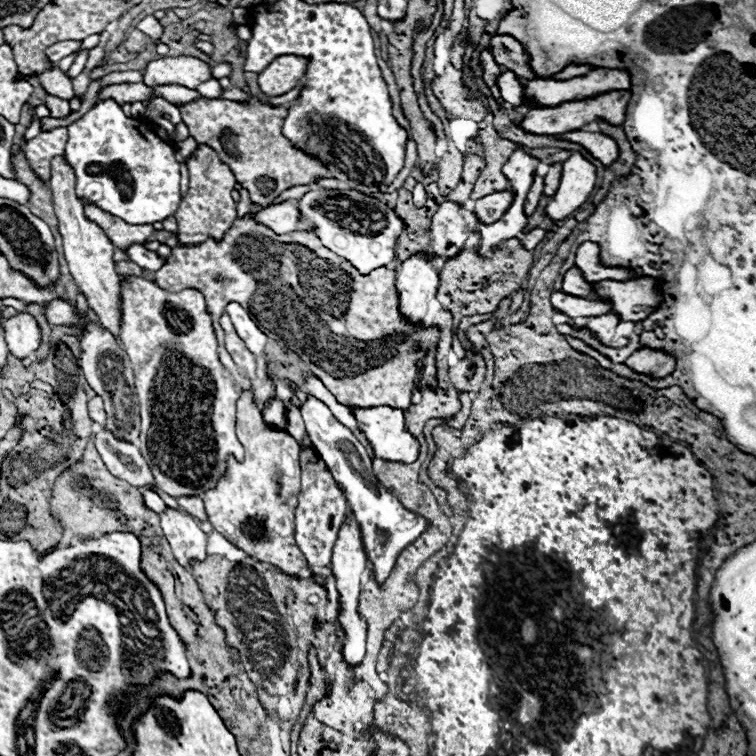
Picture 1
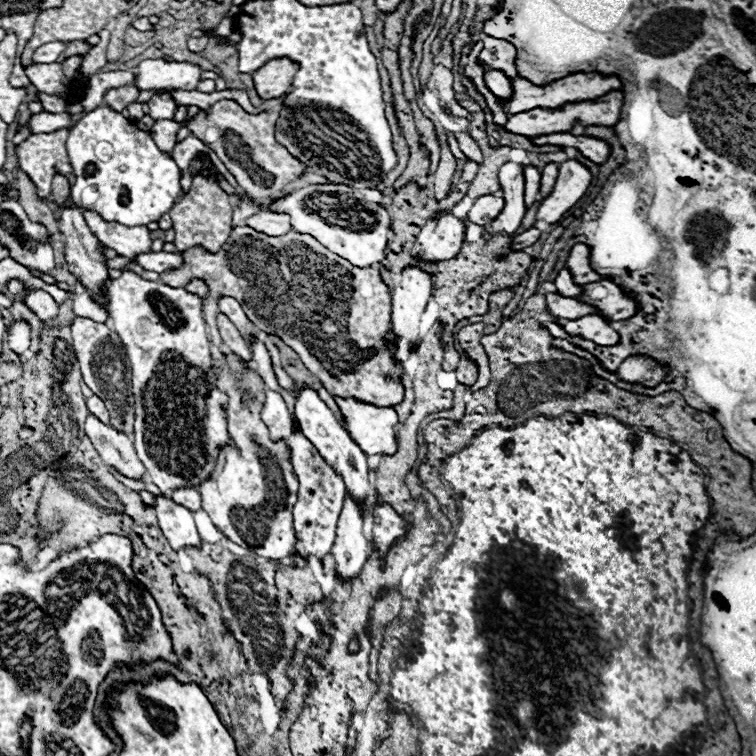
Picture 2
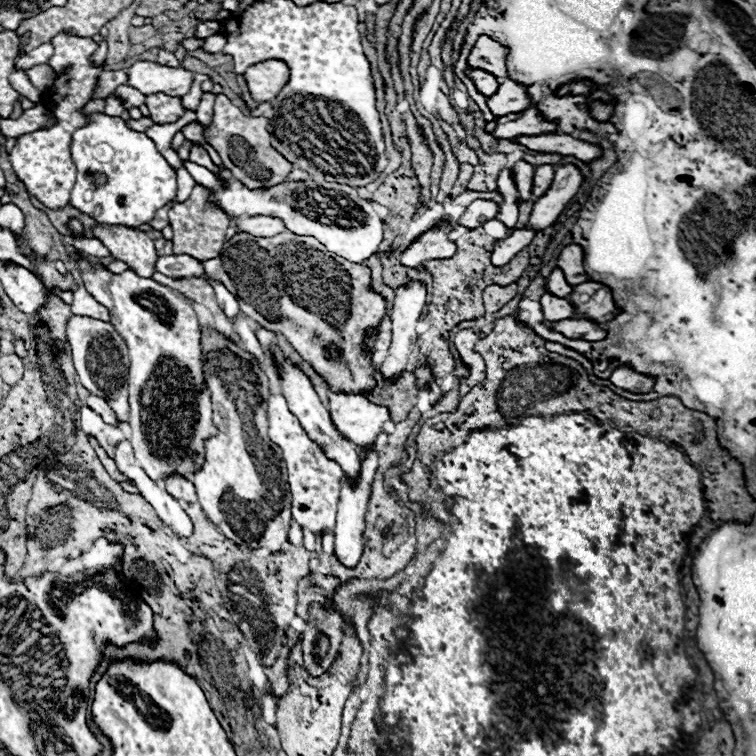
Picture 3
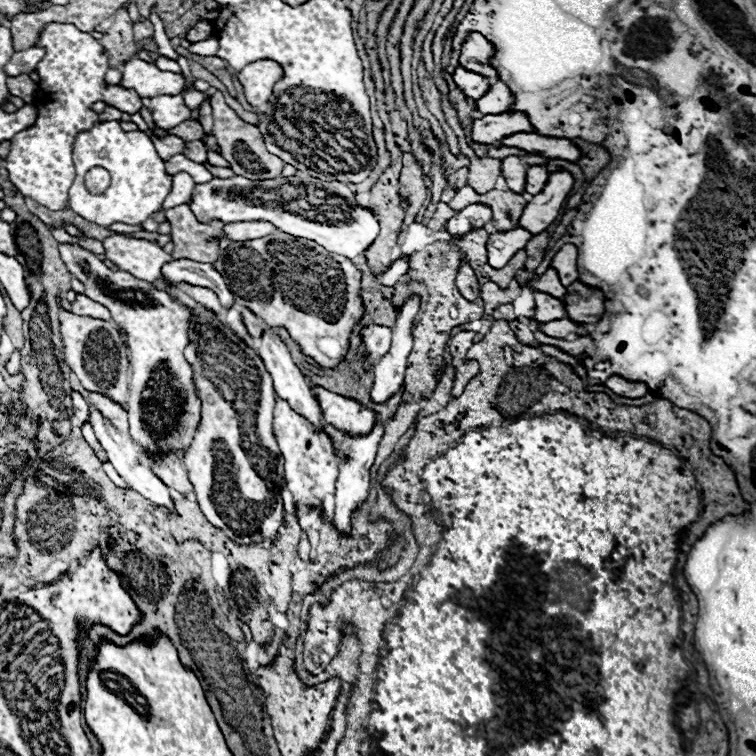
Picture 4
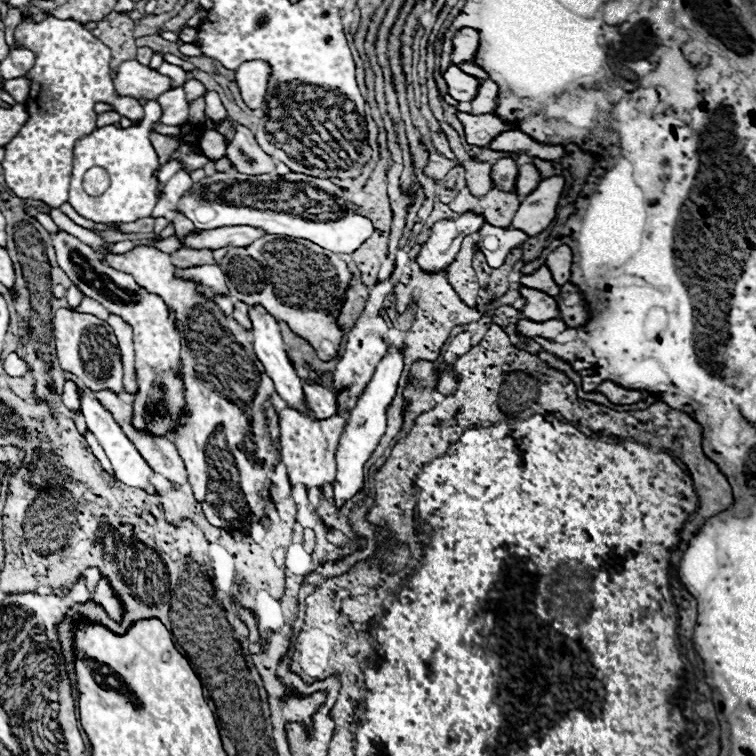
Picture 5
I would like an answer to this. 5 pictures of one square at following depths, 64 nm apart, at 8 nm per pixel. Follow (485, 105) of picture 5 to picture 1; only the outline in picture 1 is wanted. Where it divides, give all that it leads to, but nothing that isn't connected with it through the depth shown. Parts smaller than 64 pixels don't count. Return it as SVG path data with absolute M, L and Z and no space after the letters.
M596 68L584 76L572 80L526 80L524 100L536 106L556 106L568 100L584 100L588 96L598 96L600 92L610 92L612 88L630 88L630 74L624 70Z

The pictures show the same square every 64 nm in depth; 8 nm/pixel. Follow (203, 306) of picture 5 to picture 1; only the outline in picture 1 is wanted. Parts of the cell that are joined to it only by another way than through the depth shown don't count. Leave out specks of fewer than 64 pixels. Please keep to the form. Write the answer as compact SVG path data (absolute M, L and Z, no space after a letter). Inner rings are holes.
M86 206L84 214L88 216L88 220L92 220L94 224L98 224L102 228L102 232L108 236L108 240L114 244L114 248L126 252L128 246L132 244L148 244L150 234L154 232L154 228L150 224L140 224L140 226L132 226L132 224L124 224L124 220L116 220L116 216L108 216L106 212L100 212L100 208L96 206ZM240 390L240 398L236 400L236 436L244 446L244 460L238 462L234 456L228 456L226 474L218 480L214 490L204 492L202 500L208 520L224 538L240 546L256 560L276 564L286 574L298 574L300 570L308 568L308 562L294 540L294 512L298 506L298 492L300 492L300 464L298 464L300 446L286 432L274 432L264 424L260 410L254 402L252 390Z

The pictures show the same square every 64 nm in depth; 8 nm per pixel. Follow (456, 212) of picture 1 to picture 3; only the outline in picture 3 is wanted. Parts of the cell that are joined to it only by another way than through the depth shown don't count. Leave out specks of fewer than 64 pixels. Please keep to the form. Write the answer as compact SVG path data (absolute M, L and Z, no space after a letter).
M446 224L442 228L434 228L426 232L418 242L414 242L400 258L400 264L406 268L418 268L422 260L452 256L456 246L446 238L446 234L454 228L454 224Z

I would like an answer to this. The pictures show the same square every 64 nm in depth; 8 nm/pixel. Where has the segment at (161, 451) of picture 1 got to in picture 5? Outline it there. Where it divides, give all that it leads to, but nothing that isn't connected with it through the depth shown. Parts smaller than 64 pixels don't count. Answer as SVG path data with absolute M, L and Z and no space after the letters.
M60 230L58 234L50 234L52 246L56 250L56 264L68 274L68 278L84 292L84 296L94 298L102 306L106 306L112 314L122 316L132 324L132 338L136 350L136 374L140 382L140 392L134 398L134 426L148 428L154 434L170 434L170 426L178 420L178 410L184 404L182 398L182 380L170 370L172 366L180 366L180 338L174 330L172 318L168 318L168 306L156 294L144 292L144 288L136 286L134 278L104 266L90 246L80 242L76 236Z

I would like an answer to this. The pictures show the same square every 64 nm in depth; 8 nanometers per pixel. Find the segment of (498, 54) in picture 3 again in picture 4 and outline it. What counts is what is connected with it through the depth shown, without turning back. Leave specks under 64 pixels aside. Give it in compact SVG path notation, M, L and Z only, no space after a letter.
M470 32L468 38L462 44L458 64L470 72L476 72L492 82L496 78L496 70L488 64L488 58L492 56L492 44L478 32Z

